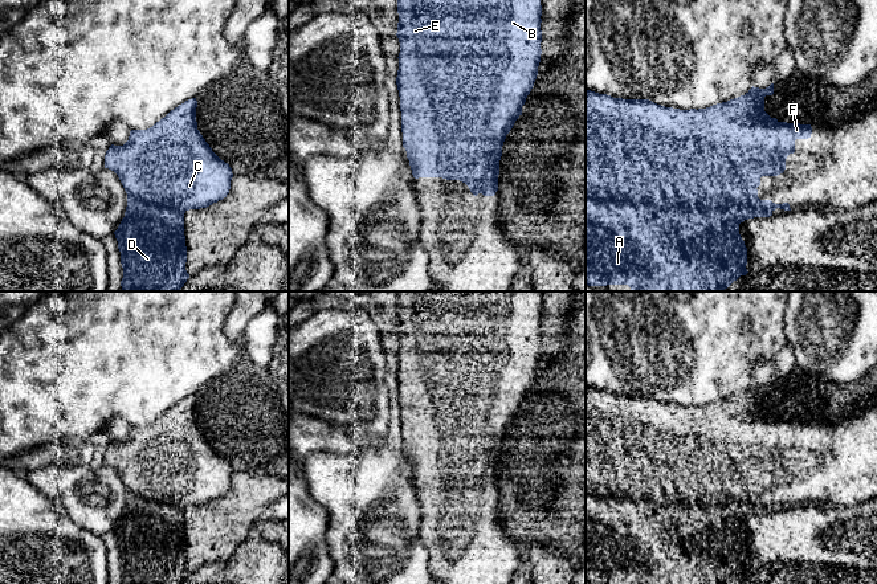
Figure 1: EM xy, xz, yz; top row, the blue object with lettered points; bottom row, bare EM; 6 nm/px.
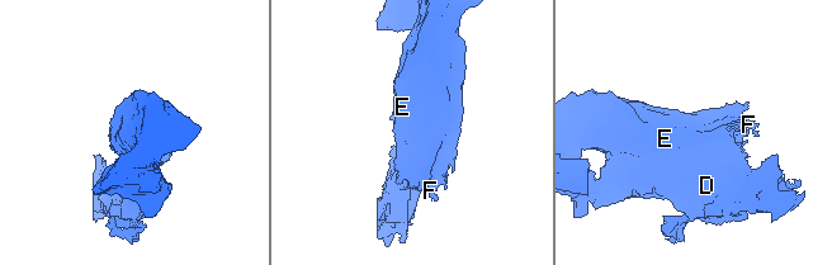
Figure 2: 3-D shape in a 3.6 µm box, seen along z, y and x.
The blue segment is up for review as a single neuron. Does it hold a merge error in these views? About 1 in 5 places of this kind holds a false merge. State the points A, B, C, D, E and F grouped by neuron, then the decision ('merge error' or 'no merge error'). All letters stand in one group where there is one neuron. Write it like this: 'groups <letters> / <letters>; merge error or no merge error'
groups A B C D E F; no merge error

